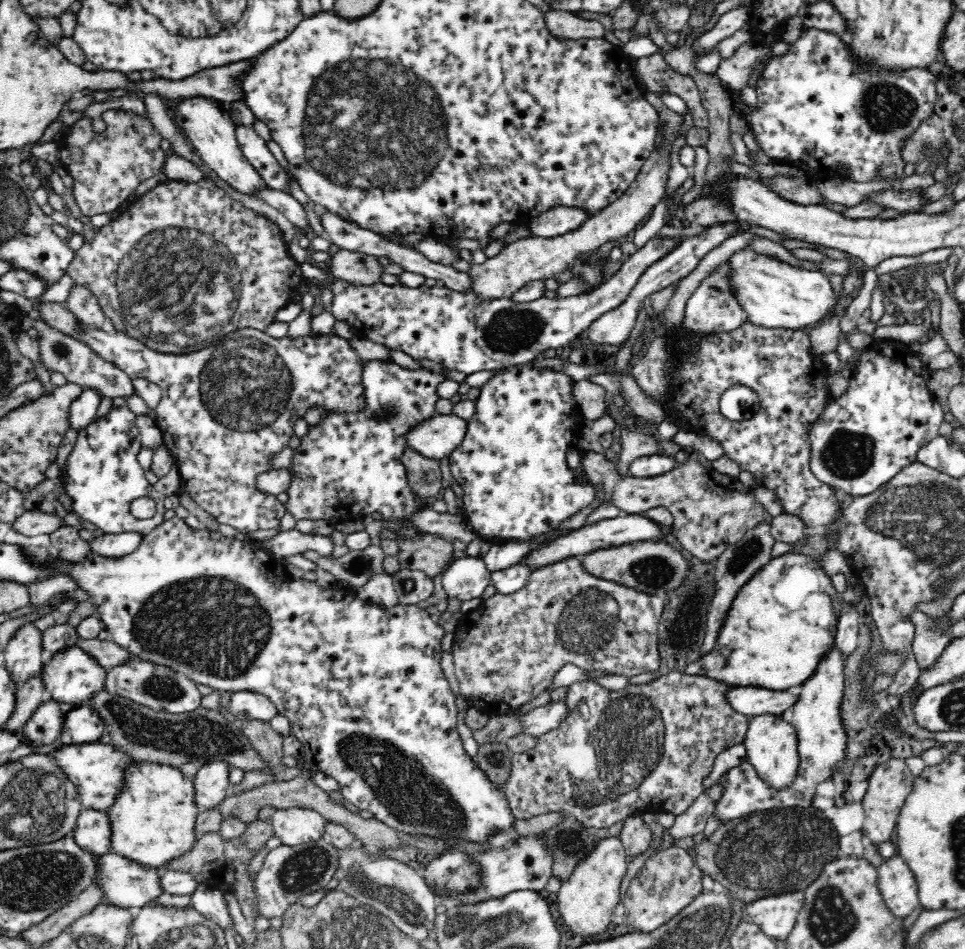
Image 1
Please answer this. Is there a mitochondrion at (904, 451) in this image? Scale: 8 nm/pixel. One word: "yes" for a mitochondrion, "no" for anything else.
no

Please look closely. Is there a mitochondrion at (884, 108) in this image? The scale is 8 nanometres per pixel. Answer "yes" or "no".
yes

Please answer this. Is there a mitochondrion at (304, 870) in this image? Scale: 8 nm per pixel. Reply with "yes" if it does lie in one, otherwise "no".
yes

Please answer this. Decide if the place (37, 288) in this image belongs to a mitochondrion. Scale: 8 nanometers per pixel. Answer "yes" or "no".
no

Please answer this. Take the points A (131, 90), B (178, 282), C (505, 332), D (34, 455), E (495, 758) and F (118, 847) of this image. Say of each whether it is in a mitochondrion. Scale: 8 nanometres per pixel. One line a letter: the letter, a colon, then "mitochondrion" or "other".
A: other
B: mitochondrion
C: mitochondrion
D: other
E: mitochondrion
F: other

